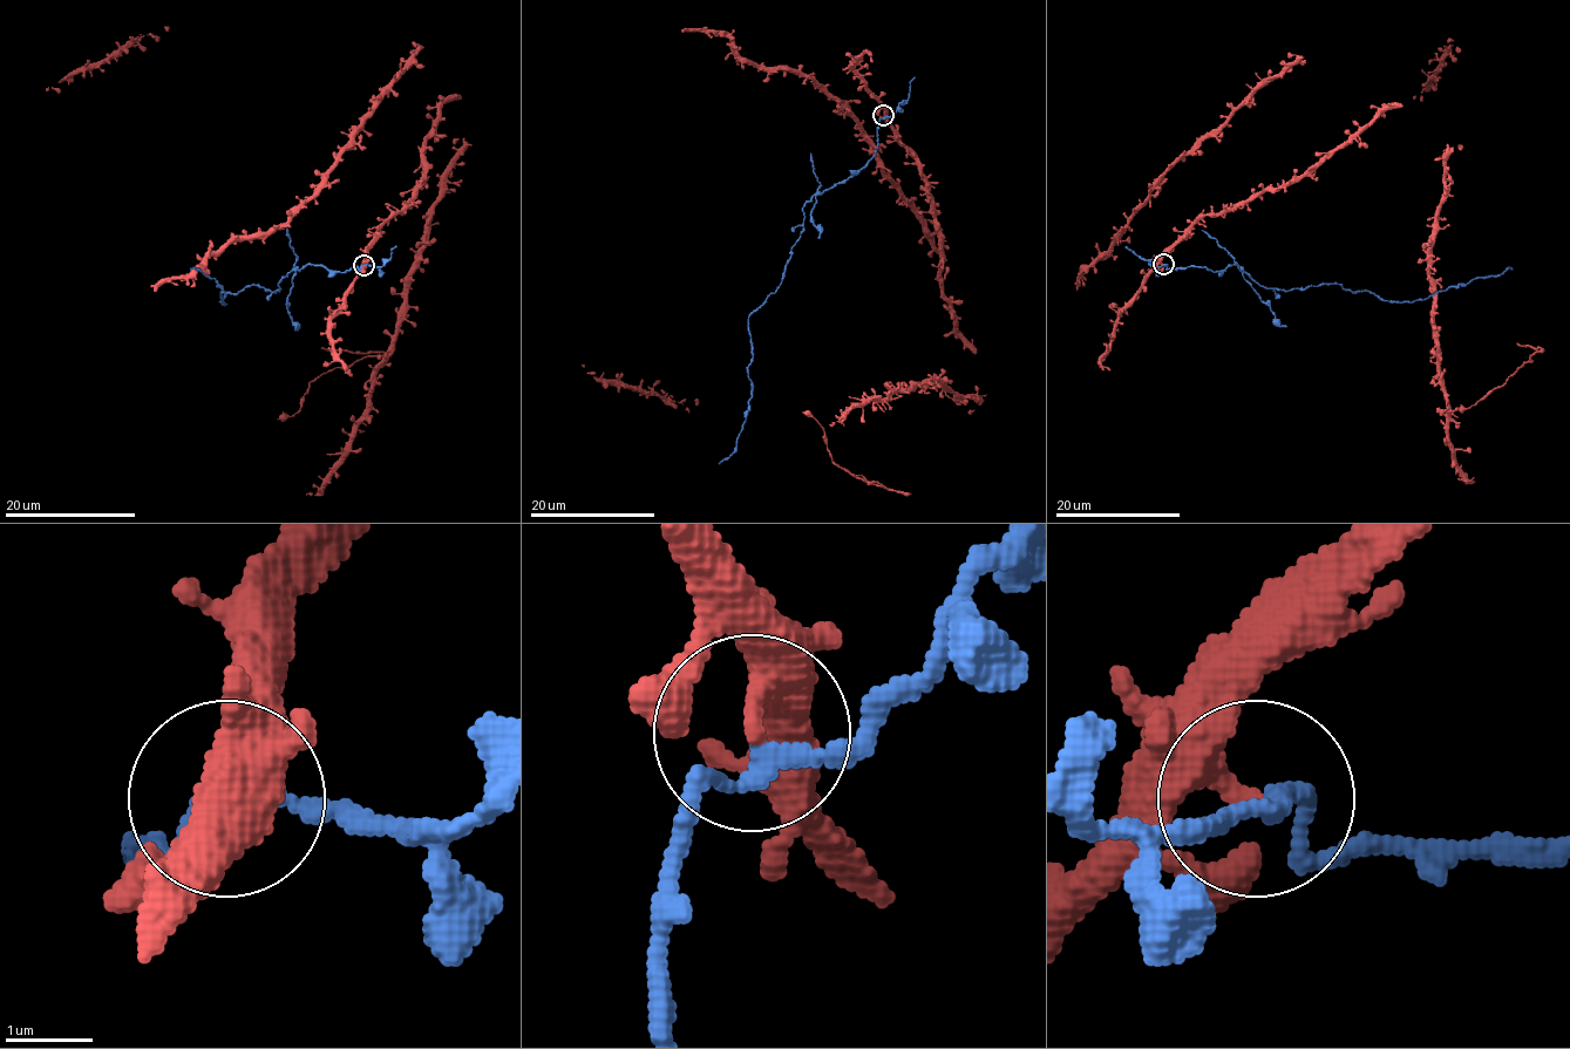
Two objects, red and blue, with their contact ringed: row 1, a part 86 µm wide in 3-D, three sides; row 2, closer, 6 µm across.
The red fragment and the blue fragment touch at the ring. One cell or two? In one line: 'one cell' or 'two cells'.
two cells

